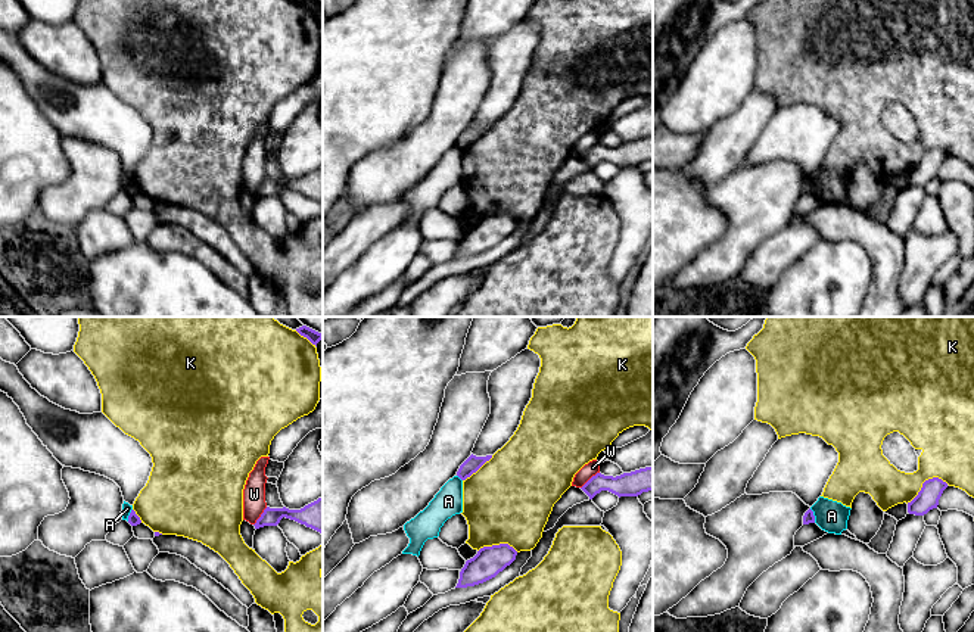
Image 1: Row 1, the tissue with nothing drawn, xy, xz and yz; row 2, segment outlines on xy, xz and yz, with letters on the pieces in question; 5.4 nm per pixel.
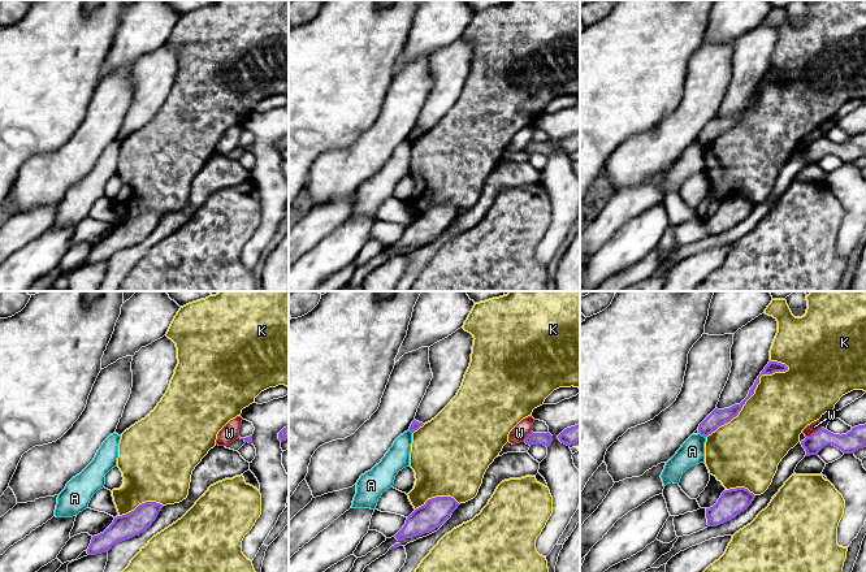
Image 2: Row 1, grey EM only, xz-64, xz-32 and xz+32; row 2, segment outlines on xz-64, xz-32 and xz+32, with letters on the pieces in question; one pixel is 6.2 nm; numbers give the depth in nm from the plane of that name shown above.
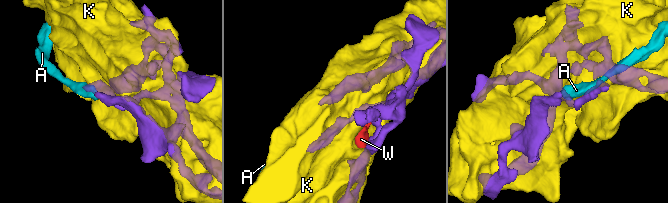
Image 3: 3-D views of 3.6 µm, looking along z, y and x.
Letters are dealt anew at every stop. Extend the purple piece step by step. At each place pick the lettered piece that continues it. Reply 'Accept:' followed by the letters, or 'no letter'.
Accept: no letter

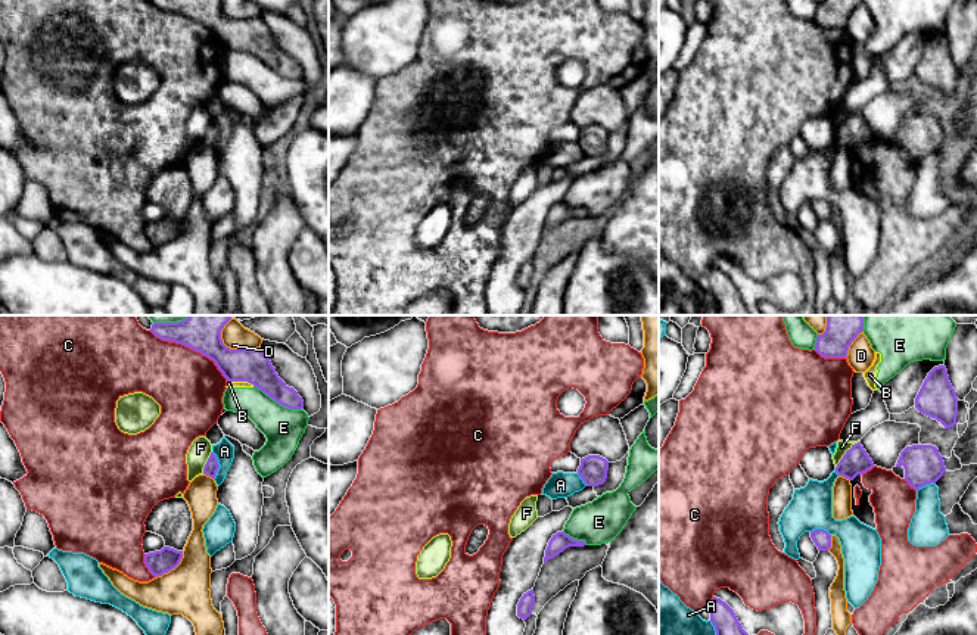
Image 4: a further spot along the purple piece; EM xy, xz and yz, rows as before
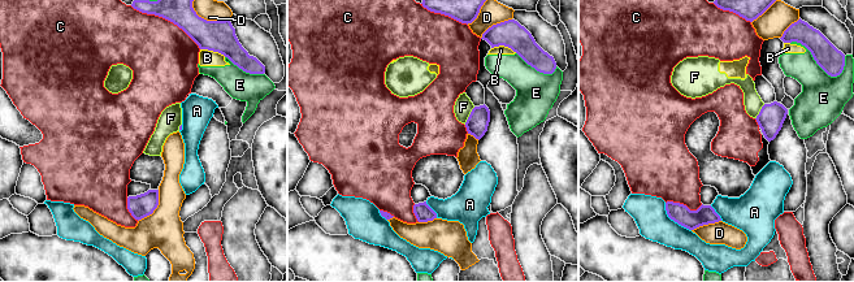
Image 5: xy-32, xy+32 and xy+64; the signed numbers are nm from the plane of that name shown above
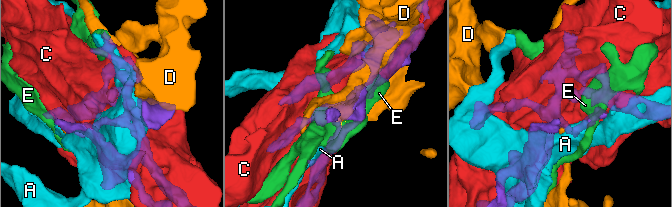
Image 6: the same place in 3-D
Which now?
Accept: no letter

